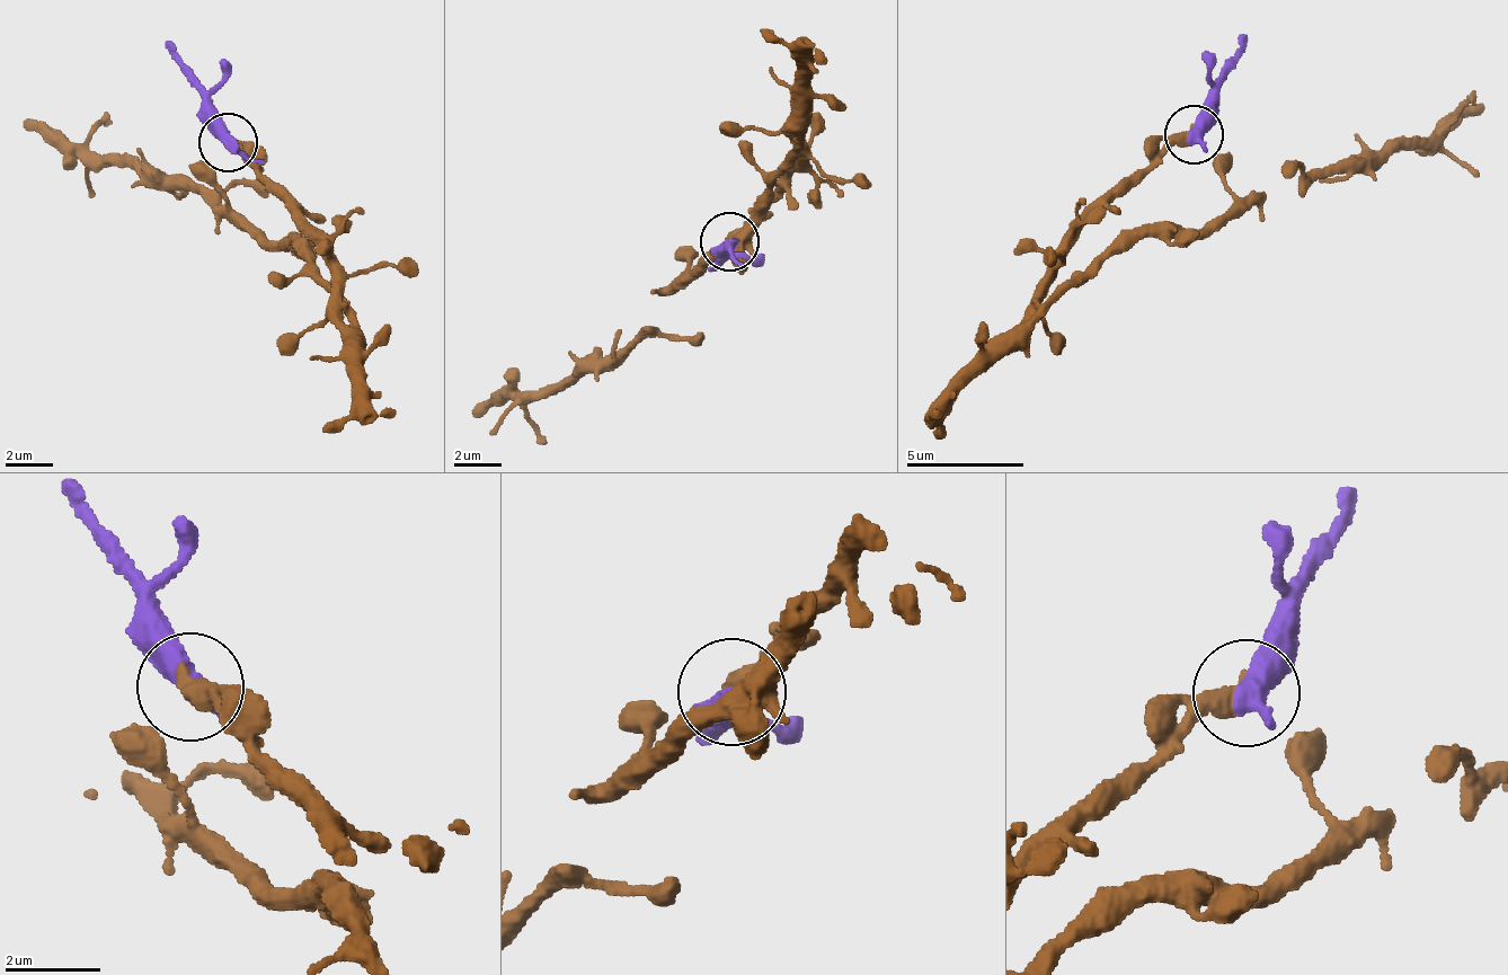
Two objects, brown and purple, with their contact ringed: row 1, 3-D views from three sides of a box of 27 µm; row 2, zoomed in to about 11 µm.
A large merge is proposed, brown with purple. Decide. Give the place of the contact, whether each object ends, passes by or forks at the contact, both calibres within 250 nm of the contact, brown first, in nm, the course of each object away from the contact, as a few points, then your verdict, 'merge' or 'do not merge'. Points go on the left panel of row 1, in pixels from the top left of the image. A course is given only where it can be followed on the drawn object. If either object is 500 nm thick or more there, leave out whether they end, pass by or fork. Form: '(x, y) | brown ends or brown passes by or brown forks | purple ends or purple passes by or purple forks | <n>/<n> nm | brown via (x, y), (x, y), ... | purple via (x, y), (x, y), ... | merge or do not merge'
(228, 142) | brown ends | purple passes by | 400/420 nm | brown via (224, 140), (245, 144), (325, 286), (299, 247), (203, 193), (79, 162), (25, 120) | purple via (227, 141), (206, 95), (169, 41) | merge

